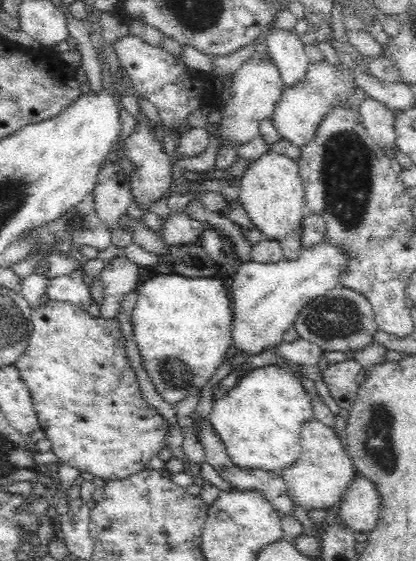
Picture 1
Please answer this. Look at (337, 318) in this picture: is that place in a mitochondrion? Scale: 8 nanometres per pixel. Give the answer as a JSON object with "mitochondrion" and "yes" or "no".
{"mitochondrion":"yes"}

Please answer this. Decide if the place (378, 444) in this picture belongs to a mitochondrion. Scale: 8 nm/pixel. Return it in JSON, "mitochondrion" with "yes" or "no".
{"mitochondrion":"yes"}

